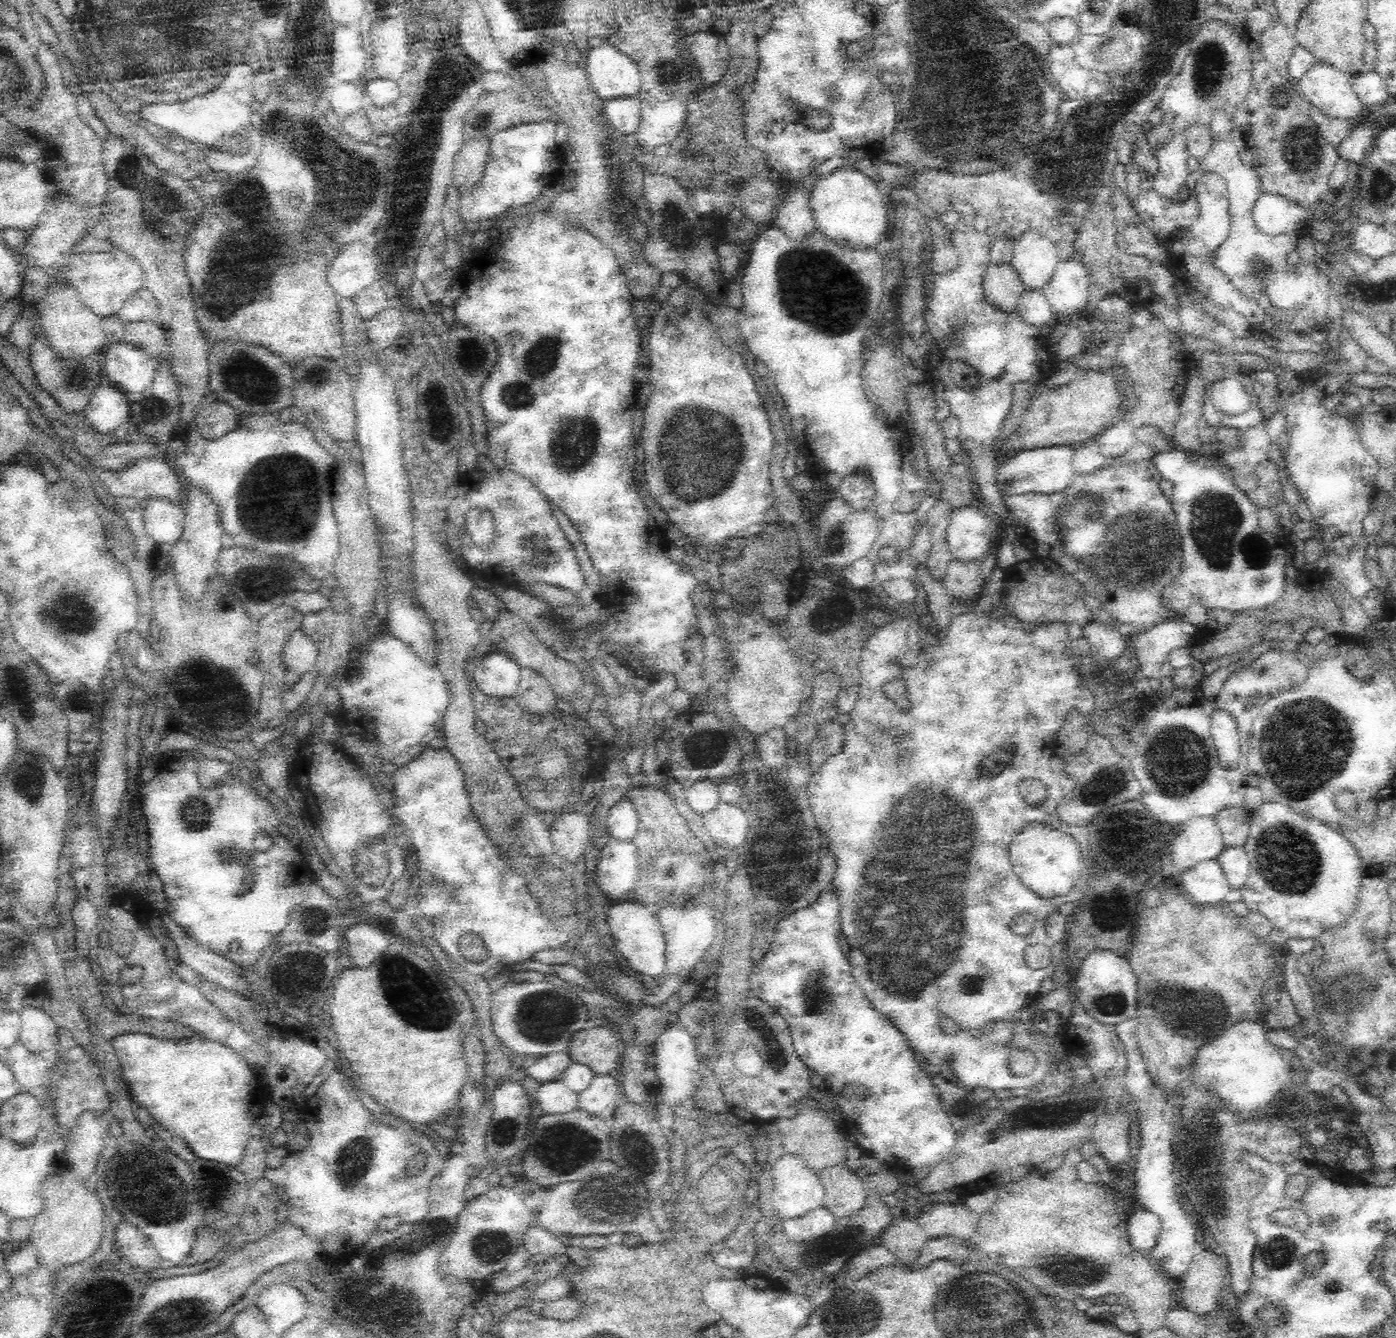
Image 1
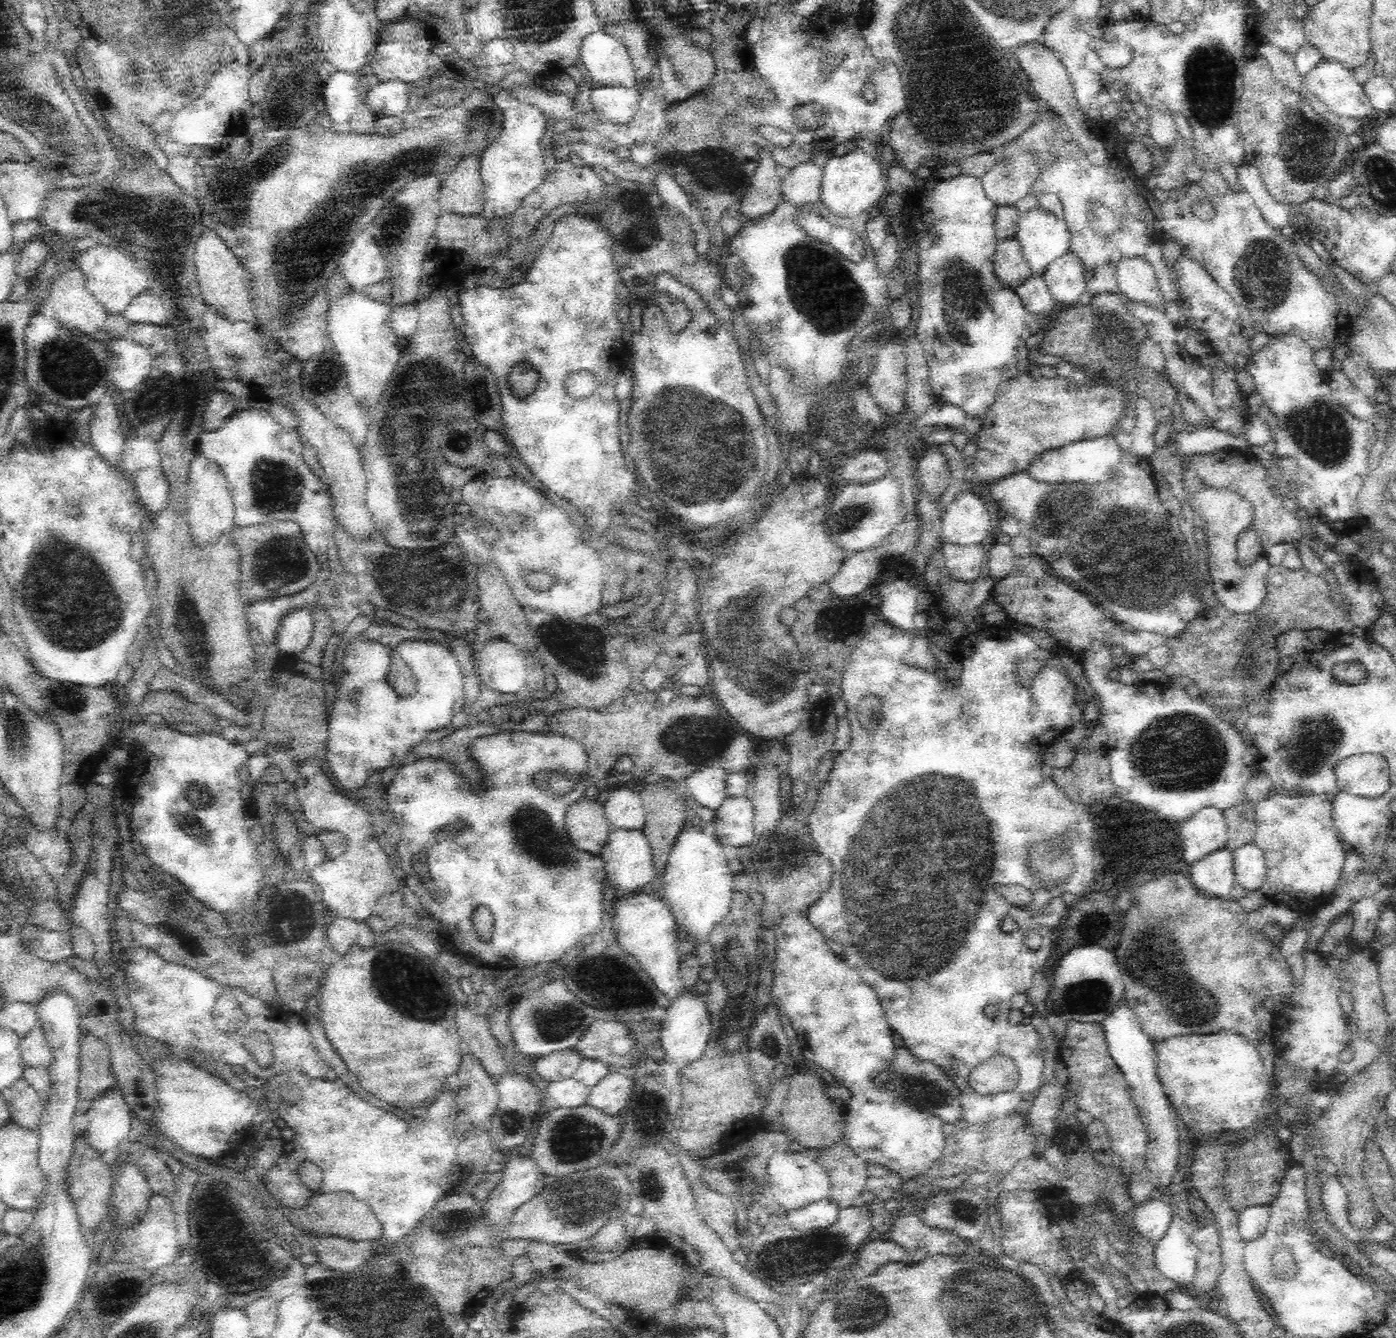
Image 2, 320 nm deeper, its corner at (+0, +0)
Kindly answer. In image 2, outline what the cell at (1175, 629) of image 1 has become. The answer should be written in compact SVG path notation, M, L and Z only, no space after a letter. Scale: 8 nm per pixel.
M1030 556L1026 561L1017 559L1012 570L995 581L991 599L1005 611L1012 620L1021 625L1036 626L1040 630L1046 630L1052 637L1056 638L1062 652L1081 657L1087 649L1095 642L1102 641L1108 644L1122 644L1126 648L1125 655L1129 656L1130 646L1138 646L1136 657L1144 656L1150 652L1150 642L1154 638L1158 640L1157 646L1169 638L1164 638L1157 633L1139 631L1138 638L1133 631L1124 631L1120 623L1112 620L1100 607L1088 598L1086 593L1080 592L1077 587L1056 576L1053 568L1040 556Z

